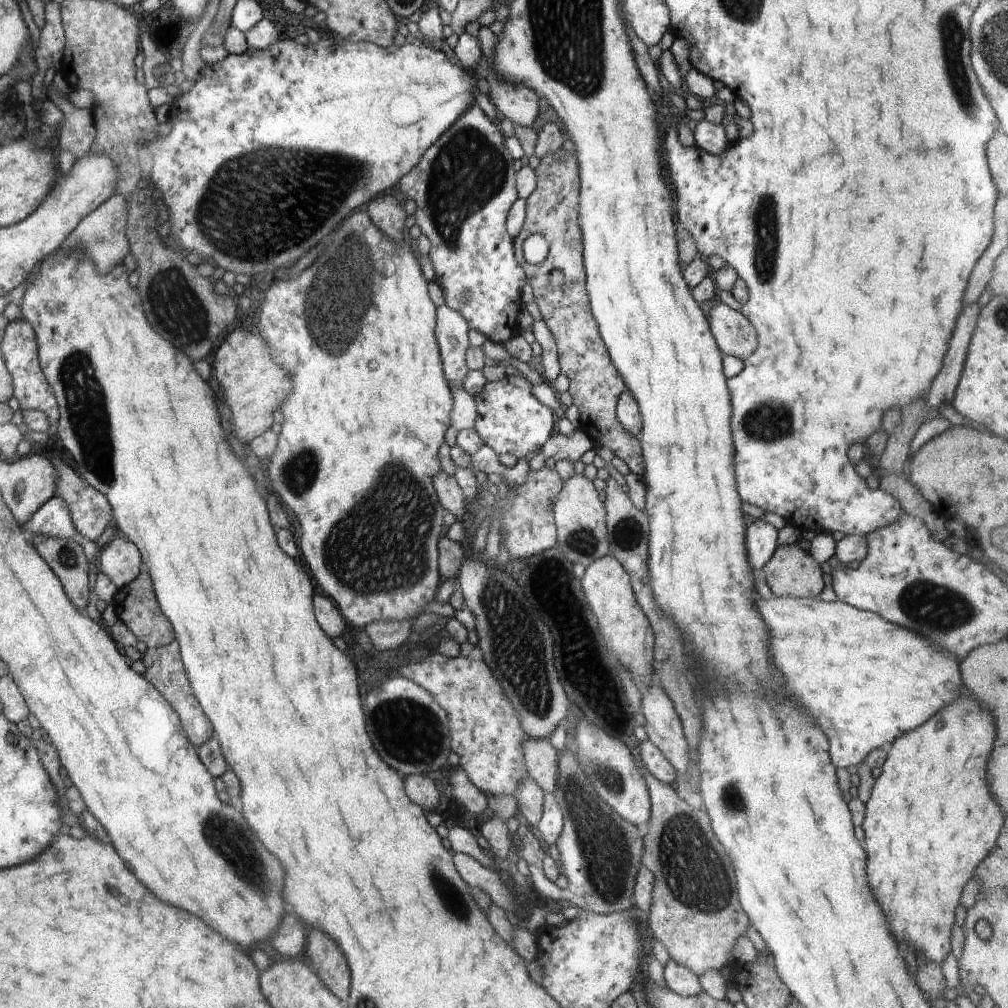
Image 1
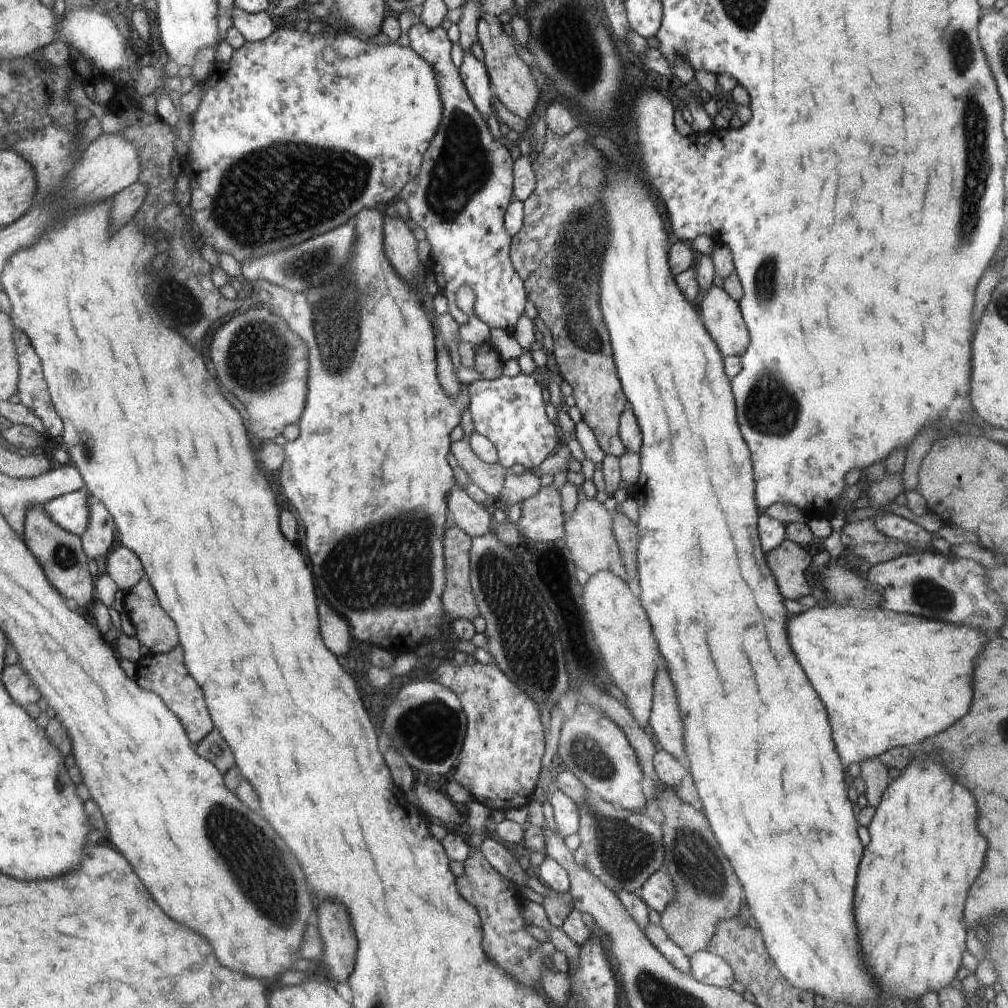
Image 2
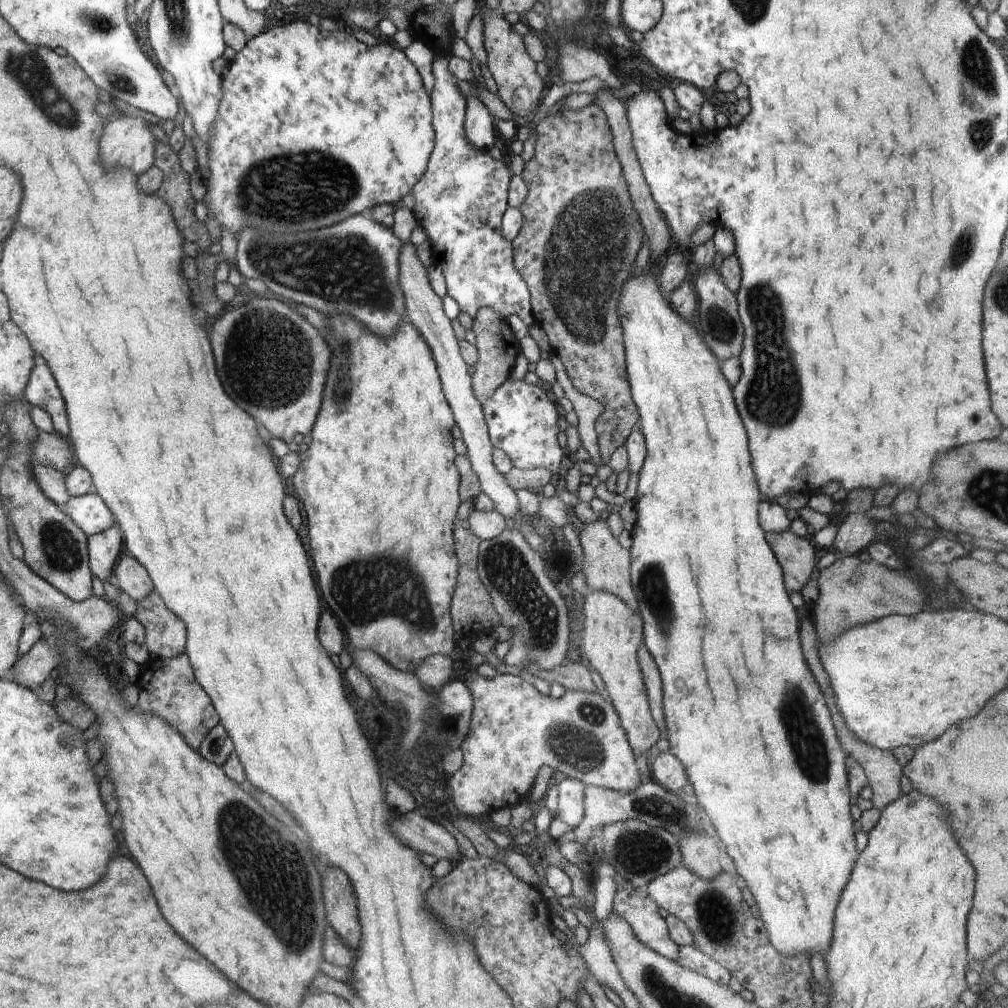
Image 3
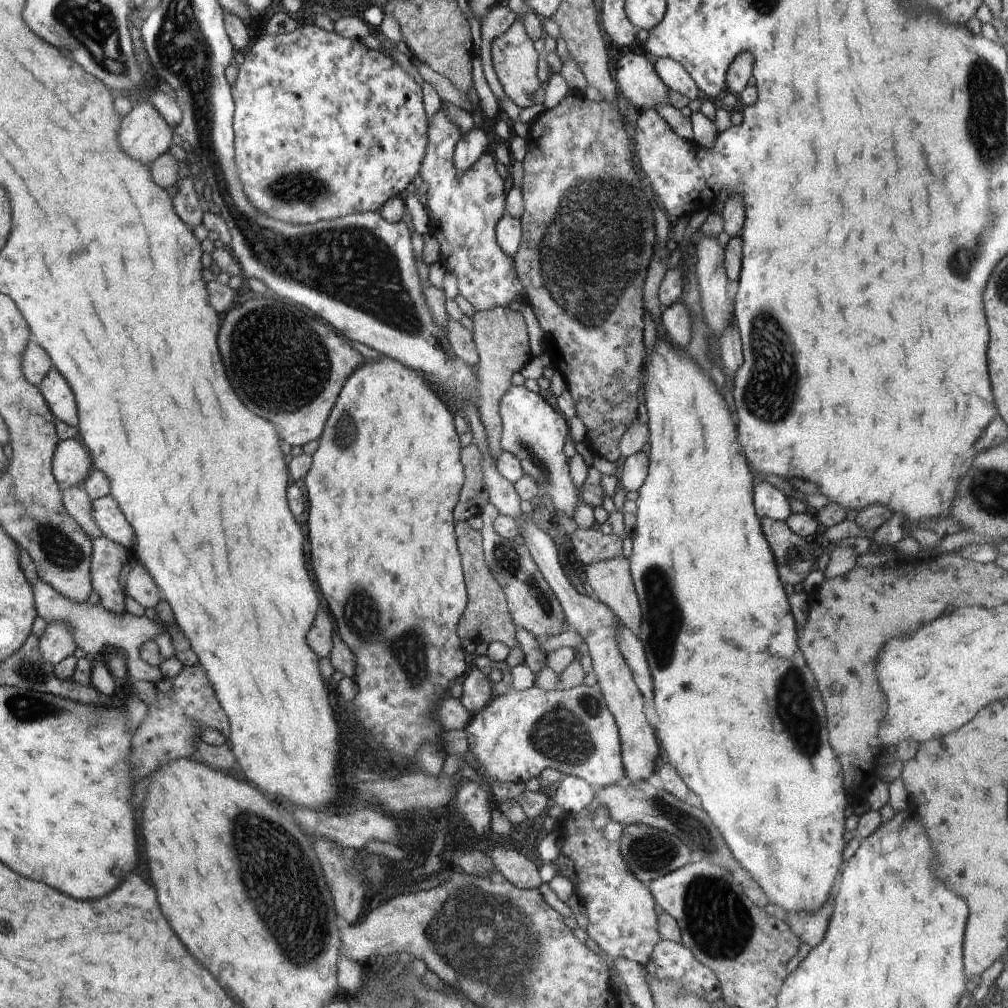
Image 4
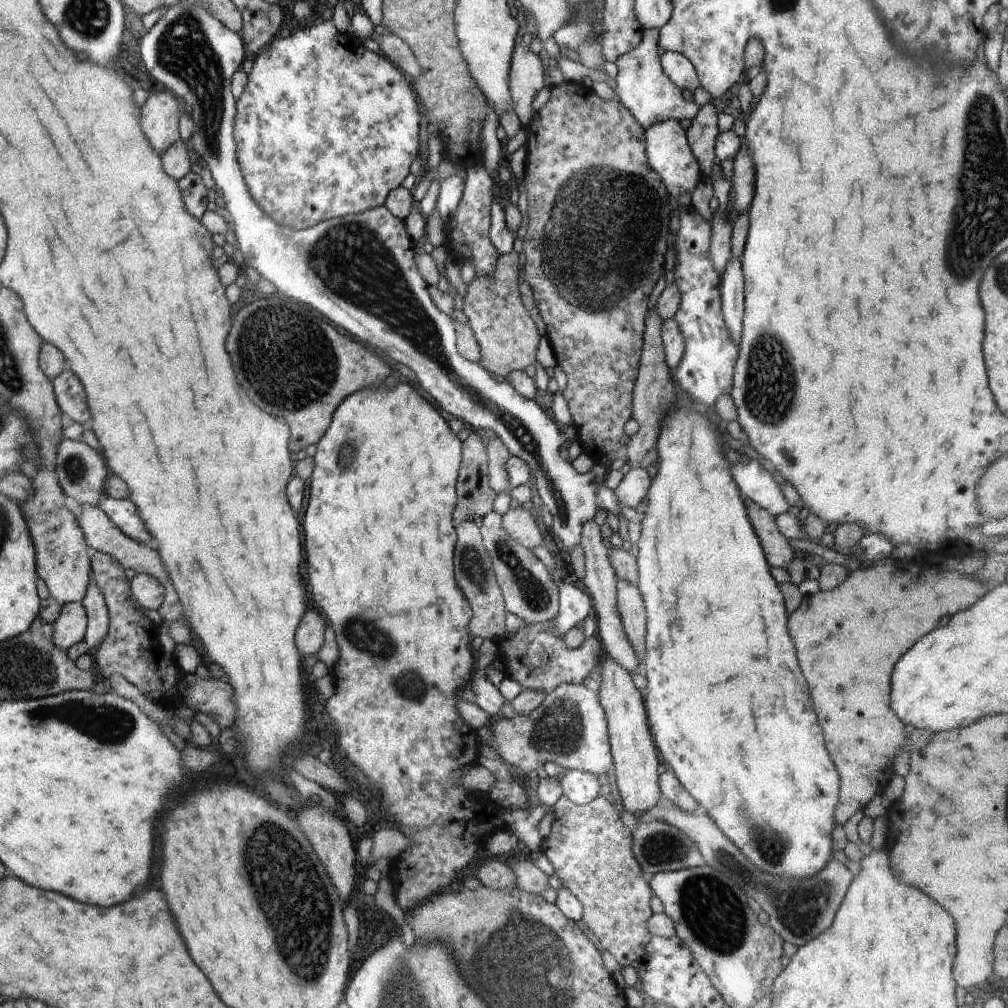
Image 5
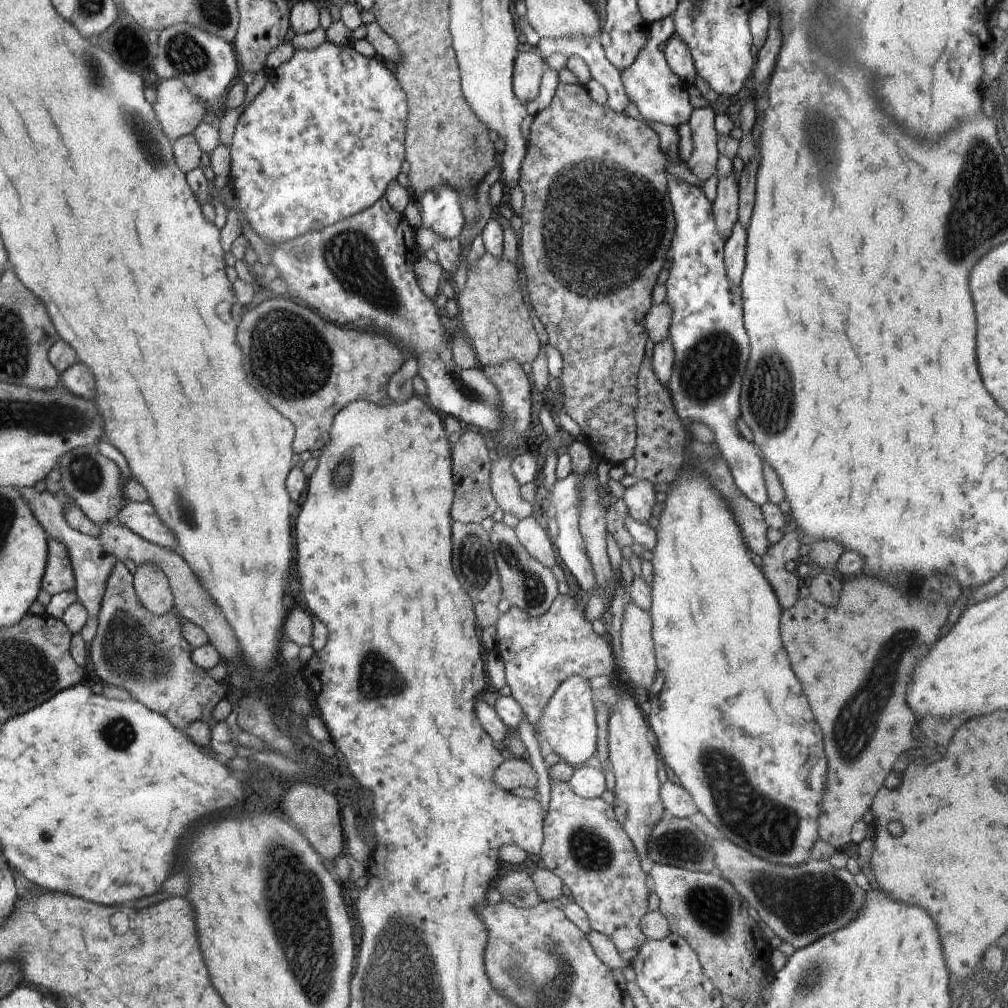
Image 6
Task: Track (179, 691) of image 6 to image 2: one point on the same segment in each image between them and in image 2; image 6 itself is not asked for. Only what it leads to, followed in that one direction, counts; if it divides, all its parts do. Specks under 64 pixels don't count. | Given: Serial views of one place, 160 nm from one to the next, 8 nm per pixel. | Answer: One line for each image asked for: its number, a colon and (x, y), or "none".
2: (97, 540)
3: (104, 549)
4: (107, 558)
5: (131, 648)

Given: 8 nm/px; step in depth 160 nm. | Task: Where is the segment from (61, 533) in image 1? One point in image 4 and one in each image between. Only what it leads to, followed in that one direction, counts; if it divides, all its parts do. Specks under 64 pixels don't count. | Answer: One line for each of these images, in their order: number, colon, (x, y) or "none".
2: (71, 511)
3: (89, 512)
4: (110, 520)

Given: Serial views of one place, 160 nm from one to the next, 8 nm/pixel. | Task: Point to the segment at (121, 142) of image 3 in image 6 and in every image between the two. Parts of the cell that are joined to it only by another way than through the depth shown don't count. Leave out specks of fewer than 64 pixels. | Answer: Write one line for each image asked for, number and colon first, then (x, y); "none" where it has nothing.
4: (145, 136)
5: (160, 114)
6: (178, 110)

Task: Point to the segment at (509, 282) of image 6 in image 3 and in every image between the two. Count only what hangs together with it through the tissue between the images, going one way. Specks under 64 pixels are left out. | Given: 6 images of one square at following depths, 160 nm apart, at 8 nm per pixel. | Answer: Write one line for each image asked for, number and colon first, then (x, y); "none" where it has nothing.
3: (497, 347)
4: (501, 335)
5: (508, 339)

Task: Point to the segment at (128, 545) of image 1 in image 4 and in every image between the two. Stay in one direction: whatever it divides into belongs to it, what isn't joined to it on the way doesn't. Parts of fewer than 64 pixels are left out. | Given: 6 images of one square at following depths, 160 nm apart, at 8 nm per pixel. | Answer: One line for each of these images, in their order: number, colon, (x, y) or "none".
2: (123, 566)
3: (133, 579)
4: (140, 584)

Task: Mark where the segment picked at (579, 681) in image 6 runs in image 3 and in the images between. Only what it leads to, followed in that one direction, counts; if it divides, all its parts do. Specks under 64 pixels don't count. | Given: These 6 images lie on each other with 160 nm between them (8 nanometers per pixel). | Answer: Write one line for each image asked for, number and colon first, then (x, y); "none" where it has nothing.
3: (514, 729)
4: (514, 737)
5: (569, 728)

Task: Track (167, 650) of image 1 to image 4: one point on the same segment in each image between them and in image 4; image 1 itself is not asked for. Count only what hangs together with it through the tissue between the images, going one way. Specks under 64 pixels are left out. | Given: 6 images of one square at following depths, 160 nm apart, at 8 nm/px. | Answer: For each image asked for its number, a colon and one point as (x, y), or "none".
2: (165, 674)
3: (168, 689)
4: (170, 731)

